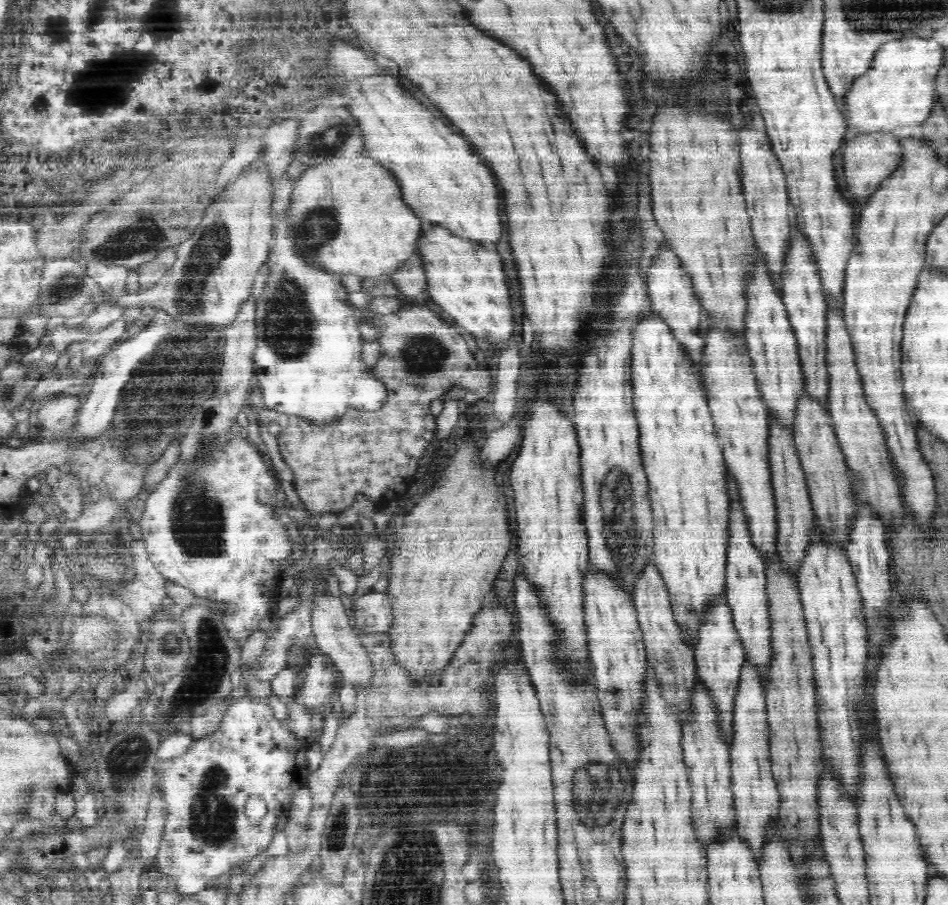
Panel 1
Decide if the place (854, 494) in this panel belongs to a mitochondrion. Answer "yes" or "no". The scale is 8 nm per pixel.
no

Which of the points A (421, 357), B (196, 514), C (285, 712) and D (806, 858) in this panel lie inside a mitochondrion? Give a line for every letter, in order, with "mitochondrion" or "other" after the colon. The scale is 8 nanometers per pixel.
A: mitochondrion
B: mitochondrion
C: other
D: other

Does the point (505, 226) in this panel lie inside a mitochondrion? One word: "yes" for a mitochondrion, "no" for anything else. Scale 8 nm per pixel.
no

